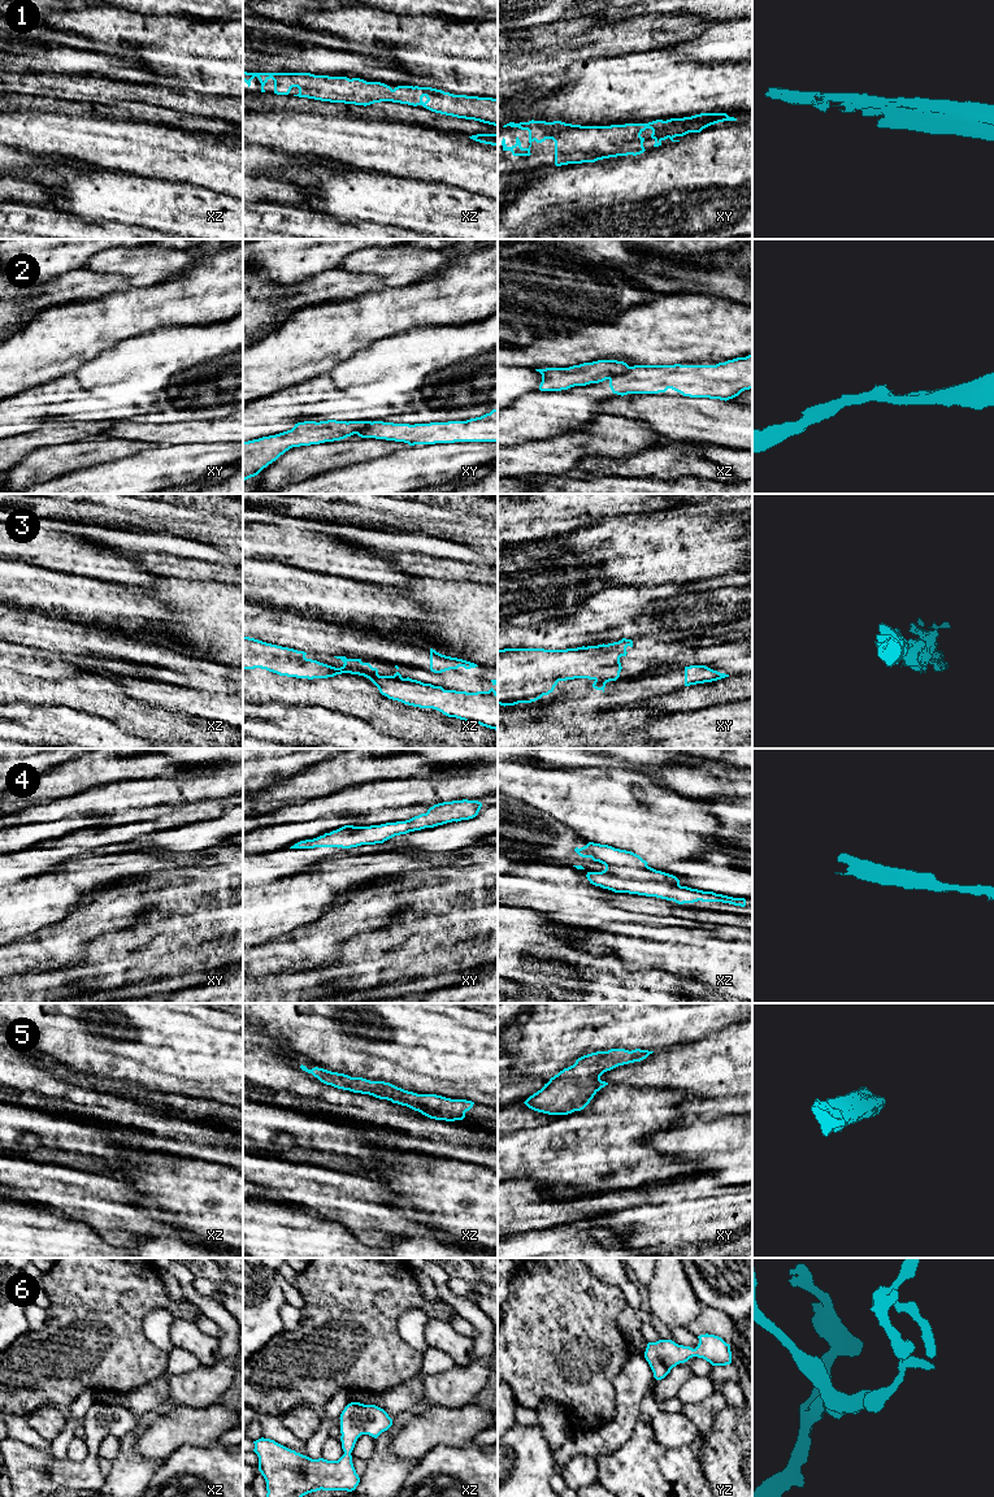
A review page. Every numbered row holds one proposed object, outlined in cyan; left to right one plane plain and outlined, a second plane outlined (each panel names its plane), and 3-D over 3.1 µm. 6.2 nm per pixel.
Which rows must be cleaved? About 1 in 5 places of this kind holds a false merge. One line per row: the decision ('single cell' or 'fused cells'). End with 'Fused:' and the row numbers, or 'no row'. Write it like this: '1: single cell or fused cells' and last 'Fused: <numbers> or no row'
1: single cell
2: fused cells
3: fused cells
4: single cell
5: single cell
6: single cell
Fused: 2, 3

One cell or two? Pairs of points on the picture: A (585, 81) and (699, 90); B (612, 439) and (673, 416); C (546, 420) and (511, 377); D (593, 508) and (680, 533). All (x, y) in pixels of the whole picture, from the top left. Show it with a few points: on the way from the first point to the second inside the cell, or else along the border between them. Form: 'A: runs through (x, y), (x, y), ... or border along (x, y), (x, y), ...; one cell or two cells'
A: runs through (613, 90), (671, 90); one cell
B: border along (620, 416), (645, 421), (667, 439); two cells
C: border along (539, 390), (525, 394), (511, 404); two cells
D: border along (652, 512), (604, 517), (593, 524); two cells

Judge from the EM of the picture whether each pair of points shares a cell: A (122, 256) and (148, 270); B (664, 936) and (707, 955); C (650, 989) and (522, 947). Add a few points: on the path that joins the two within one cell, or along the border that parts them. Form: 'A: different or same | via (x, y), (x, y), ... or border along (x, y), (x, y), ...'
A: same | via (129, 261), (142, 265)
B: same | via (675, 946), (682, 951), (697, 953)
C: same | via (619, 984), (604, 970), (554, 957)

